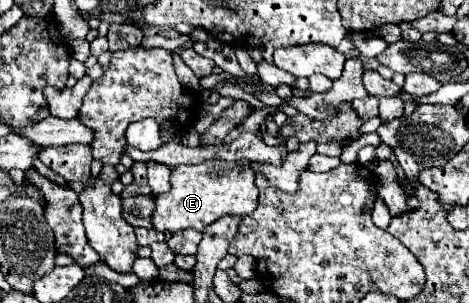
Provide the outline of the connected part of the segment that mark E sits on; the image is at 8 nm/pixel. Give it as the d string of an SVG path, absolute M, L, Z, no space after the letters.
M207 160L203 164L183 164L173 168L171 192L155 196L153 226L163 232L179 232L195 228L203 232L205 226L213 224L223 216L249 216L257 210L259 188L255 186L255 172L249 160Z

